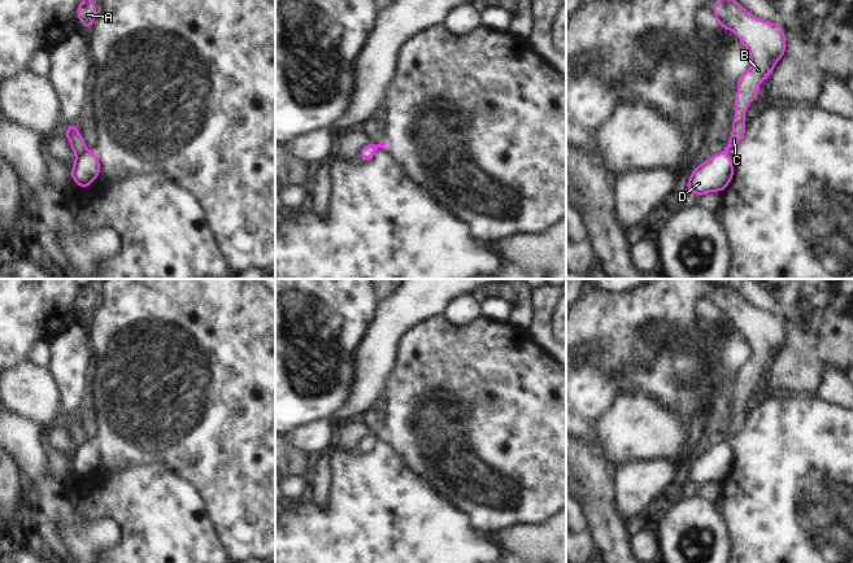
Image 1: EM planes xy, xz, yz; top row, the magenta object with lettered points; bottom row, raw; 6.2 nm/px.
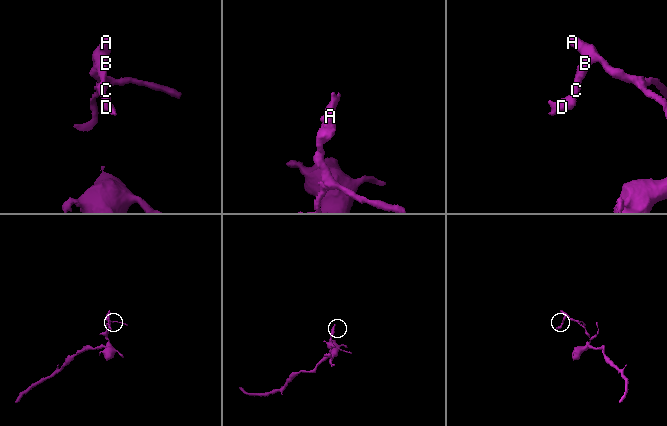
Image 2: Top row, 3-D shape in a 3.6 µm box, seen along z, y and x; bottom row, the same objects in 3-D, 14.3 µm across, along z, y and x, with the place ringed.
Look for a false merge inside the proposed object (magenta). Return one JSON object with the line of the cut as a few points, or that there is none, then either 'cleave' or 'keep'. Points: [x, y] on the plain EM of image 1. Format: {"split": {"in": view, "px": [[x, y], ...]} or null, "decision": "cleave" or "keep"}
{"split": {"in": "xy", "px": [[86, 440], [77, 446]]}, "decision": "cleave"}

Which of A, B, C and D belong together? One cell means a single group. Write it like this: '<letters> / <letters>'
A B C / D

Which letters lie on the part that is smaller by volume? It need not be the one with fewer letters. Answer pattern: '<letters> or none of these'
D

